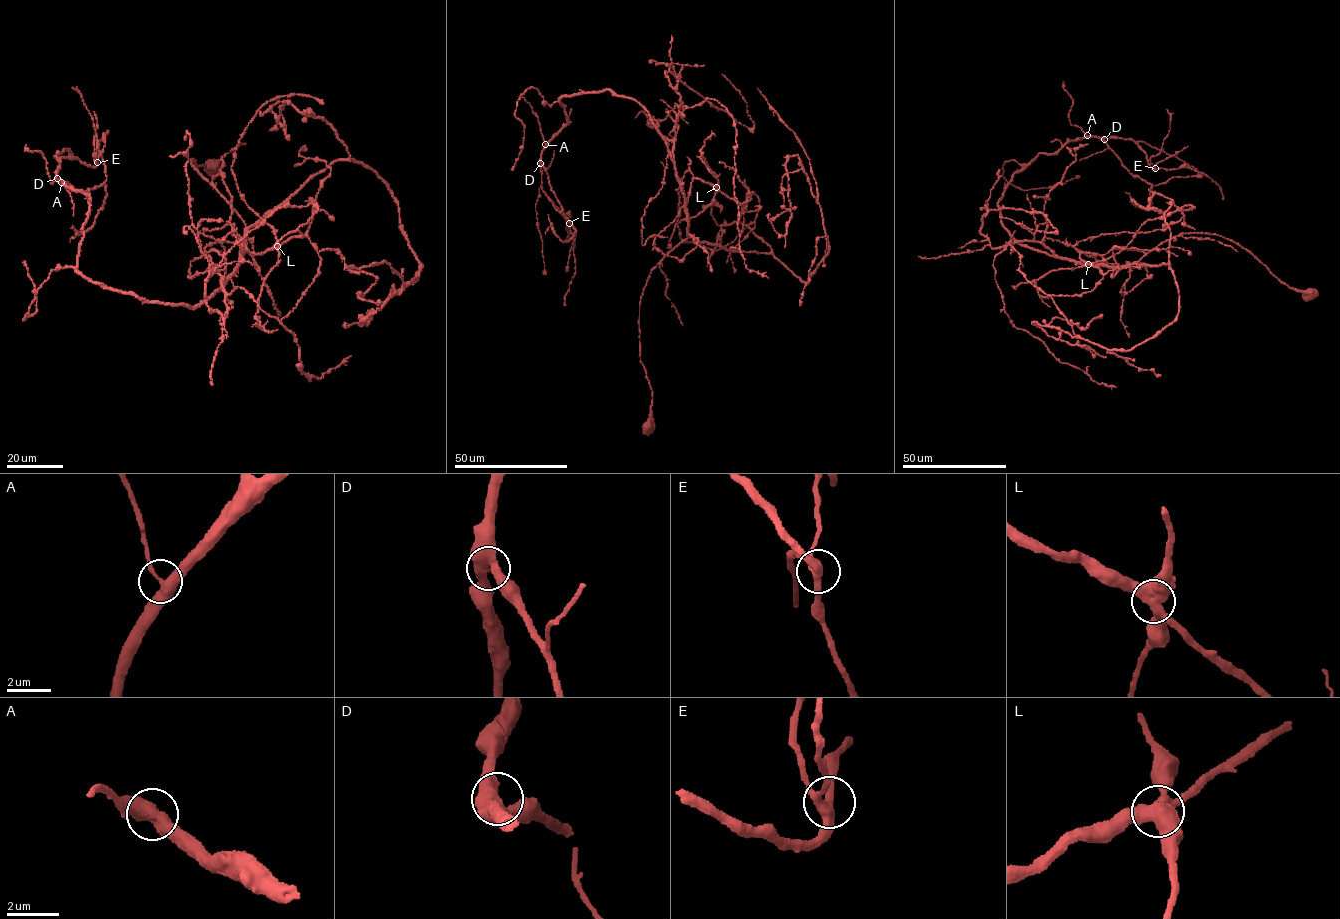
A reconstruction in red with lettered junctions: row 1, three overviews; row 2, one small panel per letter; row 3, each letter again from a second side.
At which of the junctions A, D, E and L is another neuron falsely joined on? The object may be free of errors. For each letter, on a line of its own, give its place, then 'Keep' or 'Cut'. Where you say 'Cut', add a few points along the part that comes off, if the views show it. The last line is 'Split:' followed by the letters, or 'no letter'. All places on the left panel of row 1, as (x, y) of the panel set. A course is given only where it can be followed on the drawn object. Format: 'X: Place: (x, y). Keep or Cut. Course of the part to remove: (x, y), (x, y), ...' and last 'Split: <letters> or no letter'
A: Place: (61, 182). Keep
D: Place: (57, 178). Keep
E: Place: (97, 162). Keep
L: Place: (277, 246). Keep
Split: no letter

